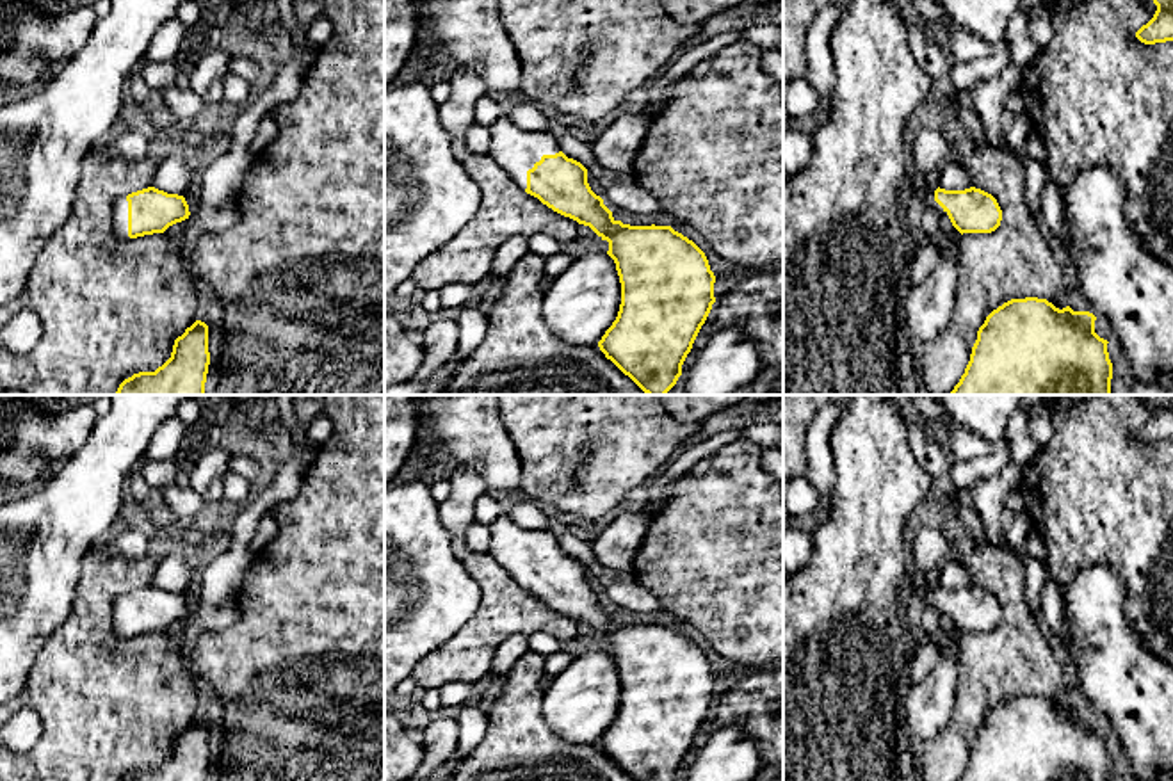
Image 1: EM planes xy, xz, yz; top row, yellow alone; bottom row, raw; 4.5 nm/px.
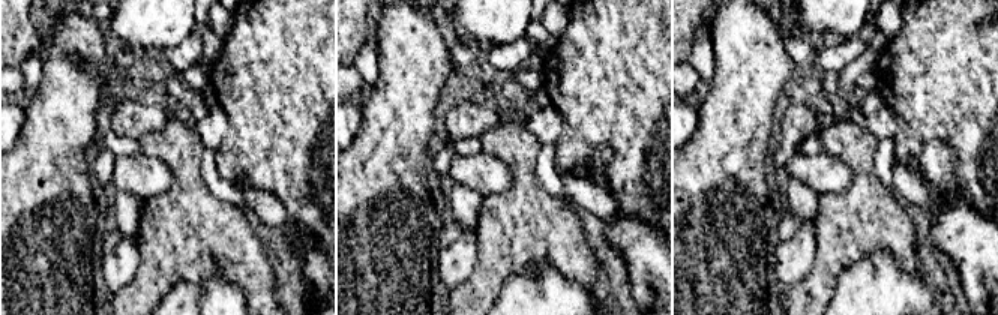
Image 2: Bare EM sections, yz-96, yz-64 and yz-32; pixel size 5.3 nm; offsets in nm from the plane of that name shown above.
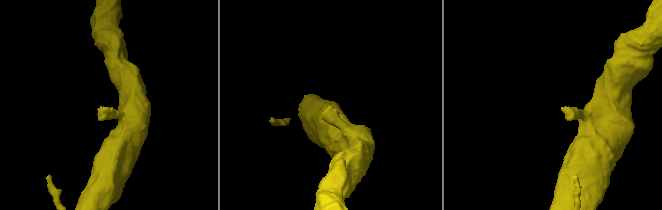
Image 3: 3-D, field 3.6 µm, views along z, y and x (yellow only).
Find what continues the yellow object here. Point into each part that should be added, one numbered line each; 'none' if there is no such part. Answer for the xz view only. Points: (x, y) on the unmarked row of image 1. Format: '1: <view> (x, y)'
1: xz (515, 548)

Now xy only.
1: xy (120, 611)

